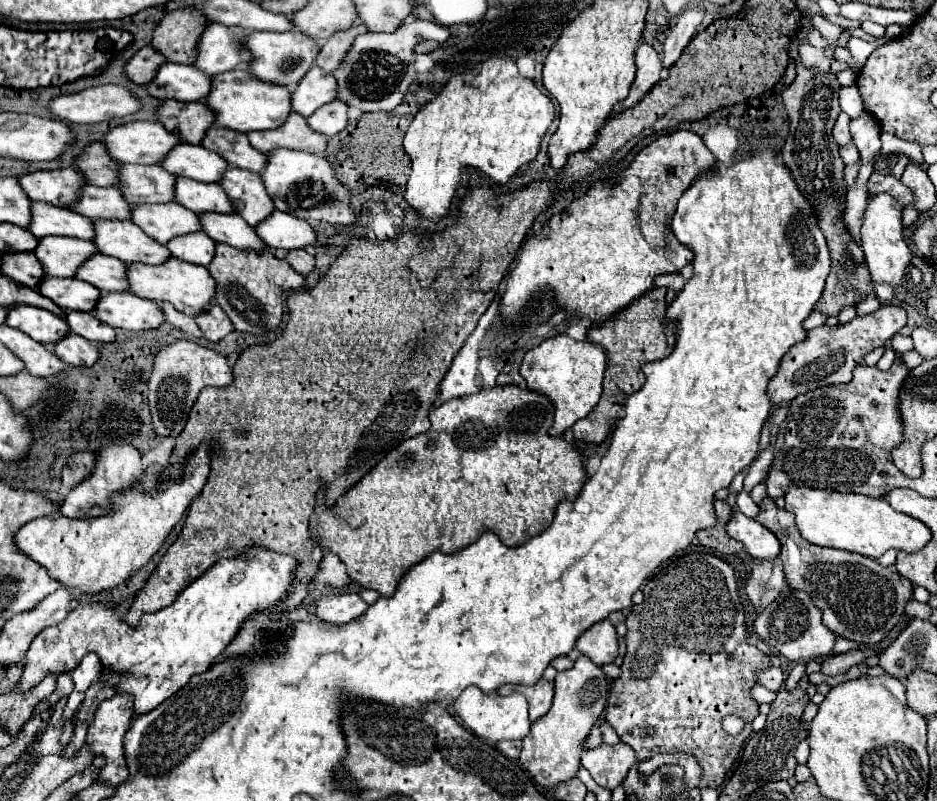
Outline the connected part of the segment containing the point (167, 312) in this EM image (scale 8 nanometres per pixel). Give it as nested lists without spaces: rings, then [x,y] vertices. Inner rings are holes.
[[[162,302],[160,308],[162,308],[164,316],[166,316],[166,322],[170,322],[174,328],[178,328],[178,330],[182,330],[182,332],[188,332],[188,334],[192,334],[192,336],[196,336],[196,338],[202,338],[202,330],[196,326],[194,318],[186,316],[186,314],[182,314],[182,312],[178,312],[178,310],[176,310],[172,304],[168,304],[168,302]]]

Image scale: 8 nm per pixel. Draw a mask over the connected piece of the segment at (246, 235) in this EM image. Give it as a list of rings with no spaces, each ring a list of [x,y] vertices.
[[[208,212],[200,214],[200,220],[204,232],[216,242],[226,242],[238,250],[254,250],[254,252],[262,252],[266,248],[266,244],[254,232],[254,228],[246,224],[246,220],[242,220],[242,216],[238,214]]]

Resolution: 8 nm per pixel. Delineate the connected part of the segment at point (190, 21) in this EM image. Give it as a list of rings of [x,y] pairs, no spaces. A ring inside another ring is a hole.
[[[182,8],[174,10],[164,16],[164,20],[154,30],[152,46],[166,56],[168,62],[178,64],[192,64],[196,60],[194,50],[194,32],[196,32],[196,44],[204,32],[204,28],[210,22],[206,22],[206,16],[198,12],[196,8]]]

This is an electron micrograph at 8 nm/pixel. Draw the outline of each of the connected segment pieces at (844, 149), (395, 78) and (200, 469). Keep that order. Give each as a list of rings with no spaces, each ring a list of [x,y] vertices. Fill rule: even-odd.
[[[846,144],[846,146],[840,146],[840,156],[844,158],[846,164],[854,164],[860,160],[860,154],[858,154],[858,148],[854,144]]]
[[[410,18],[392,34],[368,32],[358,36],[342,66],[334,70],[334,76],[338,80],[338,98],[352,108],[362,108],[364,112],[394,110],[398,104],[402,104],[410,84],[414,84],[418,78],[414,70],[414,46],[422,40],[446,42],[448,38],[450,28],[418,18]]]
[[[200,446],[186,464],[182,480],[160,484],[152,494],[146,494],[142,484],[114,496],[114,510],[100,518],[38,518],[22,526],[14,536],[14,546],[46,568],[48,576],[62,586],[98,594],[124,584],[160,550],[172,528],[182,520],[192,500],[200,494],[210,472],[208,448]]]

